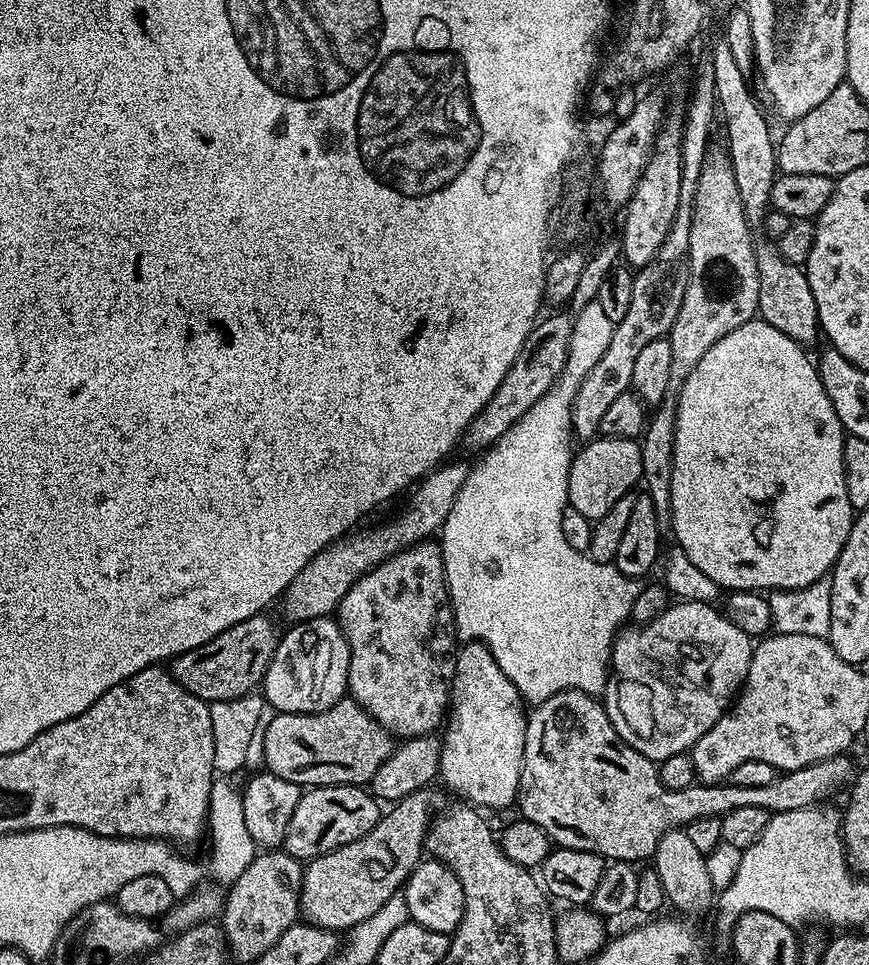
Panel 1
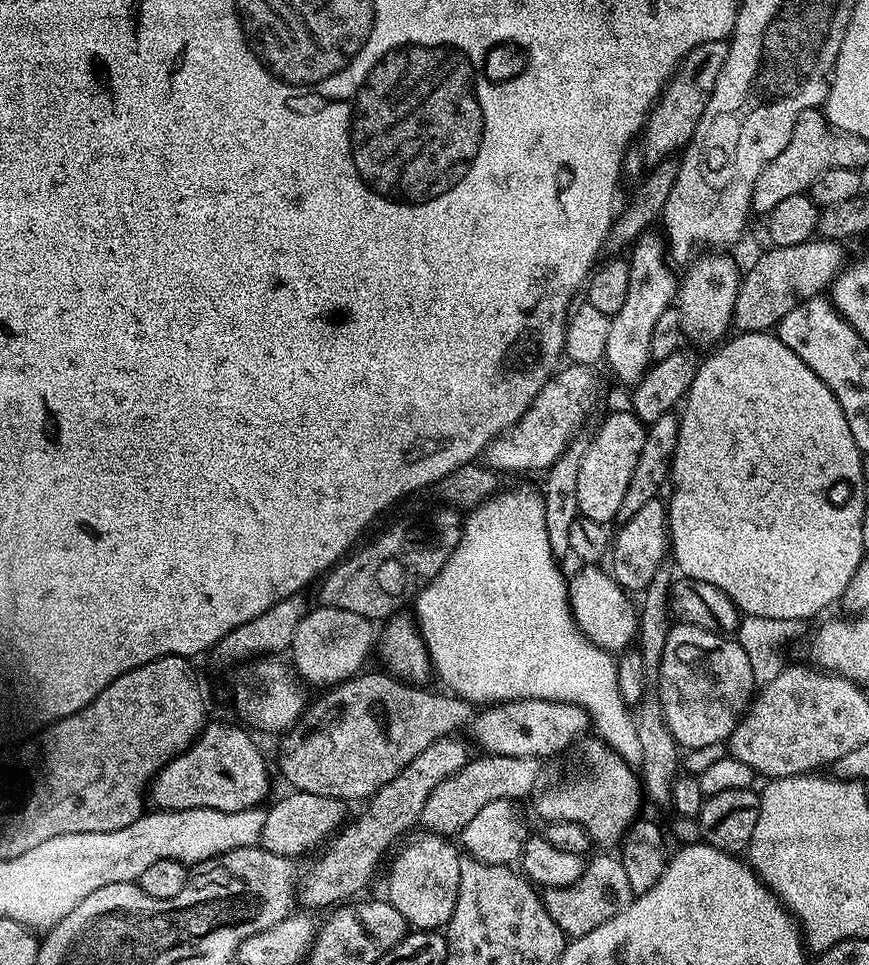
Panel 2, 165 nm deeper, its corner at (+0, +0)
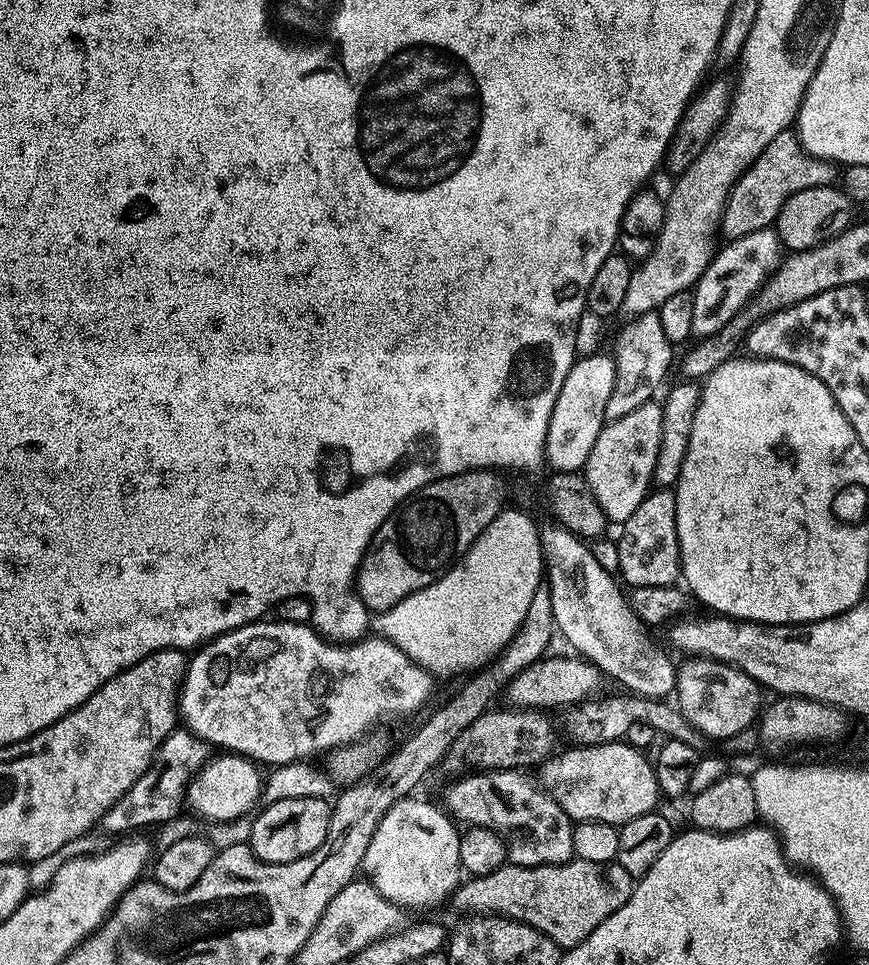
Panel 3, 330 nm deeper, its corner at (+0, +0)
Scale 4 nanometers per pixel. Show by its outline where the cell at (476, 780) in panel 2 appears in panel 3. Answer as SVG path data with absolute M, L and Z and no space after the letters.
M627 742L587 744L568 748L544 761L543 785L574 822L593 820L617 826L657 811L662 793L653 761Z

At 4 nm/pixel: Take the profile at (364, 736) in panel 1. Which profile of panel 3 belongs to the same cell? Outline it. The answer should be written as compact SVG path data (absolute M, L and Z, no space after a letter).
M553 654L545 655L543 660L534 662L526 670L522 670L522 674L518 674L513 678L507 686L506 697L507 703L517 708L535 708L537 710L553 710L552 708L564 708L575 706L584 703L585 700L590 700L601 695L600 692L606 683L604 672L597 664L592 664L590 661L581 658L576 654L568 654L572 656L552 656Z

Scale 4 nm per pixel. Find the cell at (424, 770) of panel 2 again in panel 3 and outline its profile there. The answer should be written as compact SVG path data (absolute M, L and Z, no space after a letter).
M515 706L497 707L482 713L452 744L451 759L469 764L472 770L531 769L531 764L543 765L557 751L556 728L547 711Z

